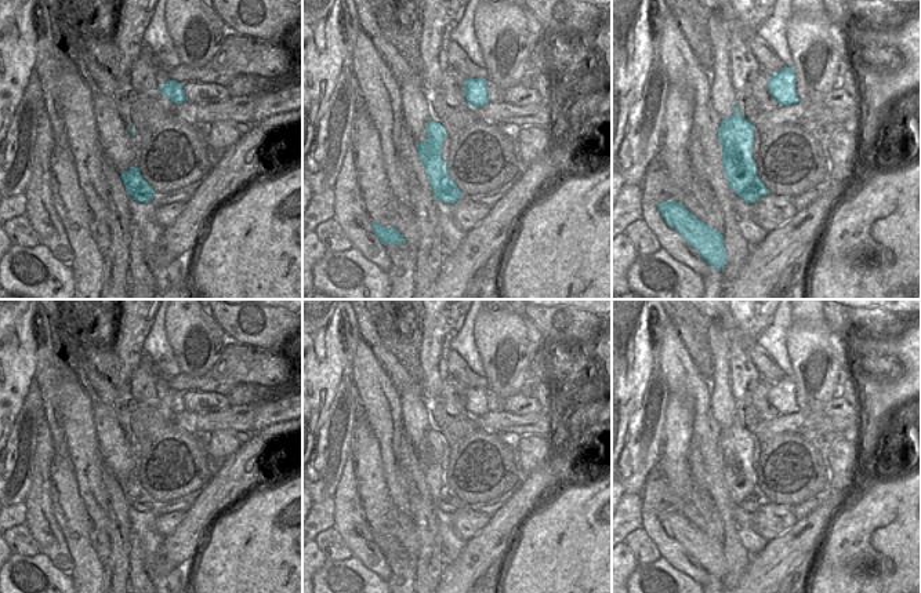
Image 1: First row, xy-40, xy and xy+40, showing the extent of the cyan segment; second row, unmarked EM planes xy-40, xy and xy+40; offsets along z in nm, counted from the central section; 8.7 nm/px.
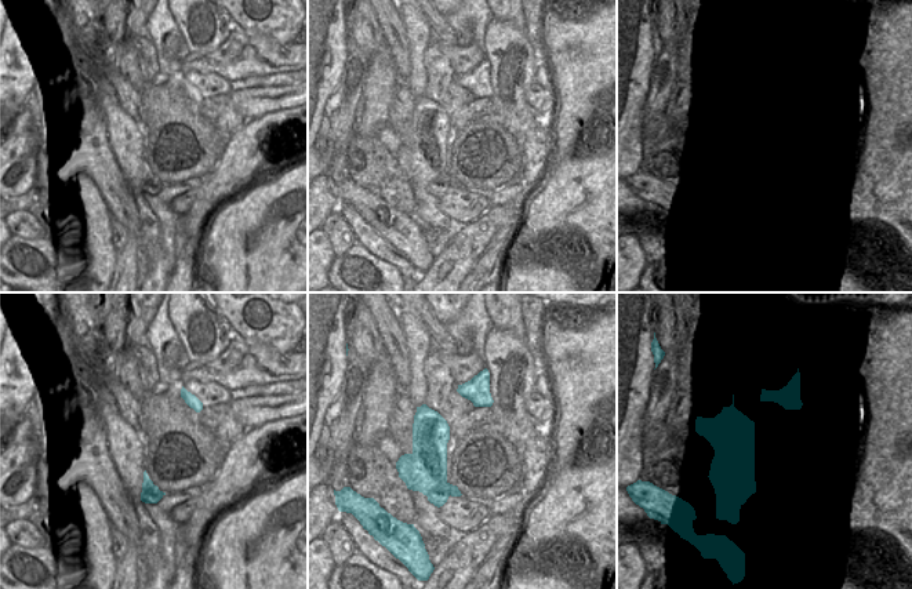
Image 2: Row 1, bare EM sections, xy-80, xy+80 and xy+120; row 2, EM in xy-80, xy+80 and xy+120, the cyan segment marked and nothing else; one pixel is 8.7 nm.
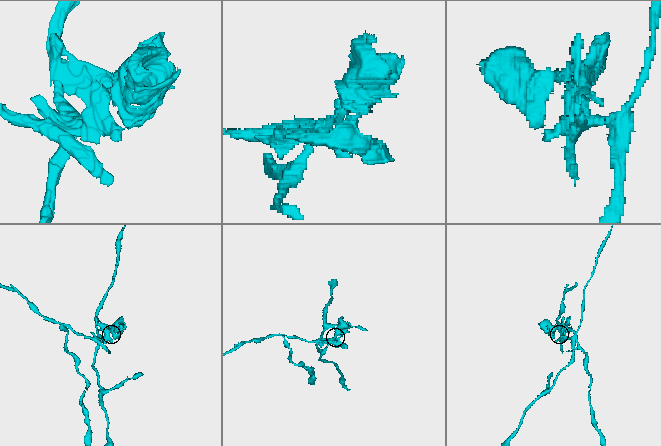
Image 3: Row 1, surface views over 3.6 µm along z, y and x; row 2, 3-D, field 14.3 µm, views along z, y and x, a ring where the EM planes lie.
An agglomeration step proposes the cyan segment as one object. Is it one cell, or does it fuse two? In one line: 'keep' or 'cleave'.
cleave

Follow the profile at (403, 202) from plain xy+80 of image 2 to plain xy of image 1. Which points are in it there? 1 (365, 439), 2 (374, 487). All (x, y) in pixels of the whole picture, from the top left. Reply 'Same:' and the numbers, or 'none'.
Same: 1, 2

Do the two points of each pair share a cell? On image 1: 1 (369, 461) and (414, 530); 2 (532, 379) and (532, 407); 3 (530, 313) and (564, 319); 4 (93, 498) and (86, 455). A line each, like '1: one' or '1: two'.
1: one
2: two
3: one
4: one

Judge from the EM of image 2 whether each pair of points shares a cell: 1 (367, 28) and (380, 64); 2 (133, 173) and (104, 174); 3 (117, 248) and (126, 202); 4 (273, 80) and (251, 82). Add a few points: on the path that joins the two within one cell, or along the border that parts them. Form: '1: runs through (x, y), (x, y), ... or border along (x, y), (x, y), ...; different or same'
1: border along (388, 46), (378, 50), (367, 64); different
2: border along (108, 140), (108, 148), (120, 170); different
3: runs through (116, 237), (116, 226), (126, 217), (126, 213); same
4: runs through (268, 80), (257, 80); same

